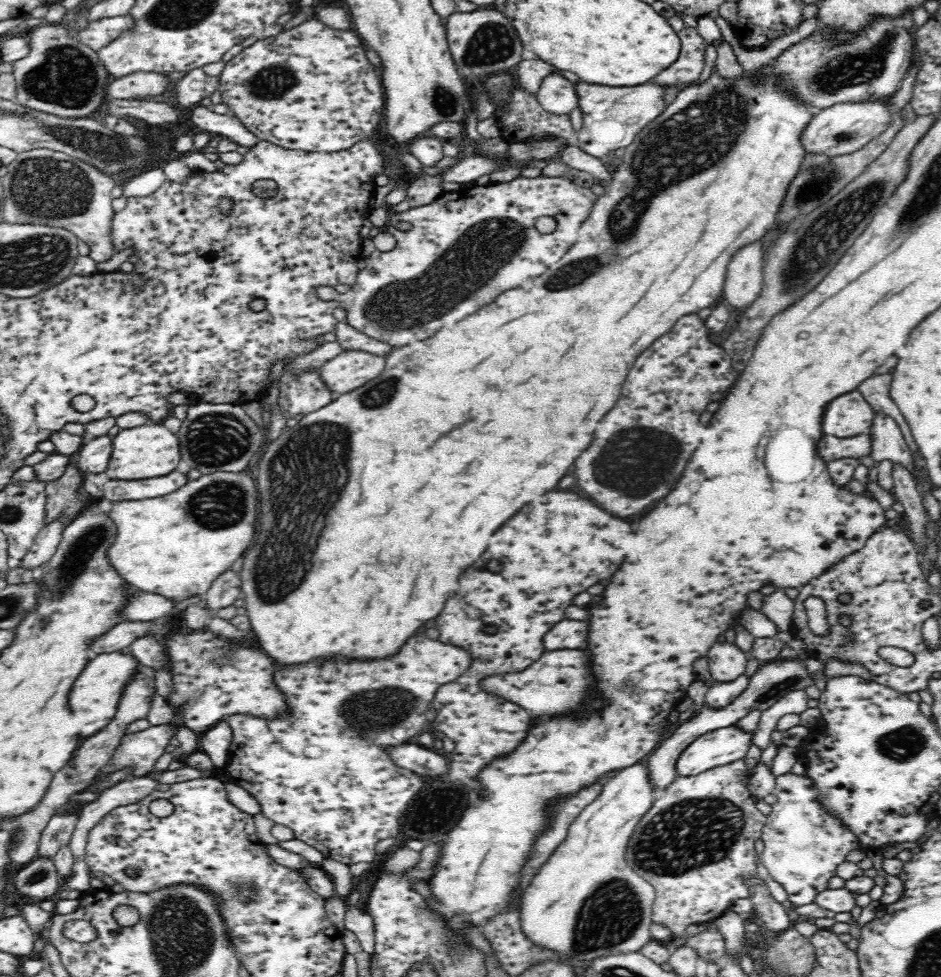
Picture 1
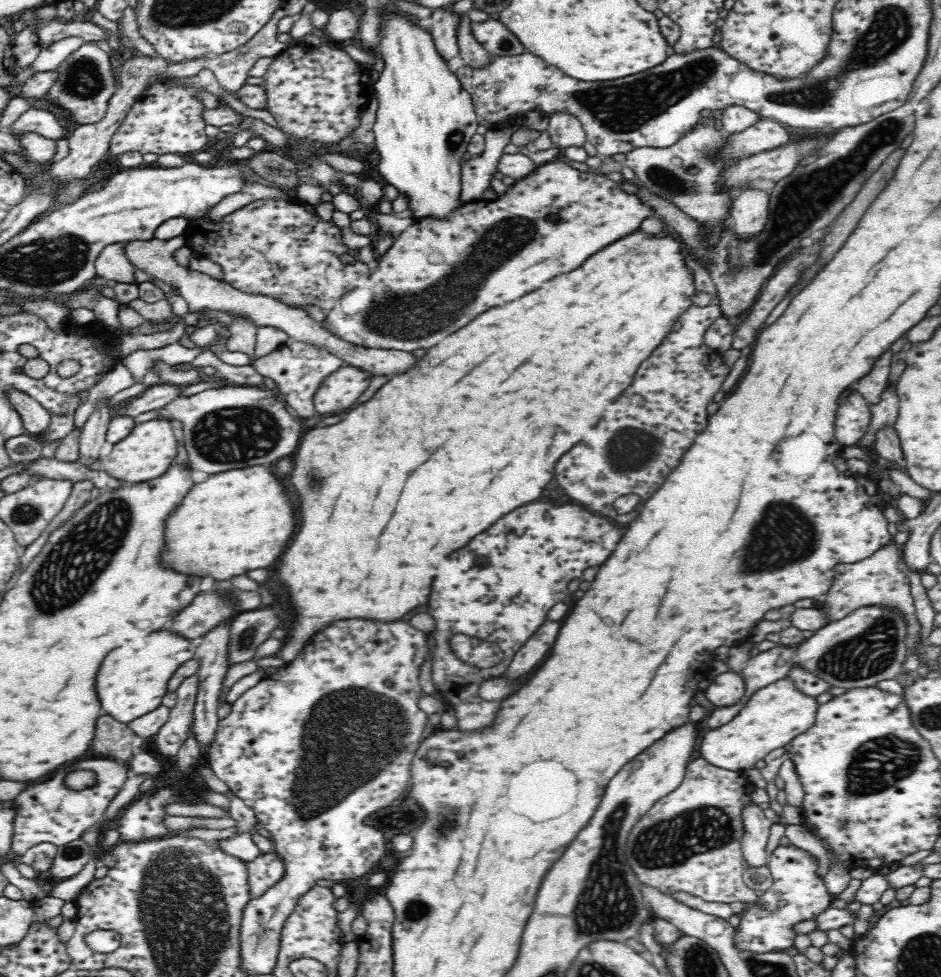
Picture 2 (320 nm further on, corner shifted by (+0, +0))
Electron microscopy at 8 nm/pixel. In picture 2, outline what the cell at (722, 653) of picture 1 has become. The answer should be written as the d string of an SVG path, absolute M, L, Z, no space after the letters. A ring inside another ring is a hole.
M727 671L725 674L713 676L710 687L704 693L715 707L731 707L744 698L745 681L737 672Z

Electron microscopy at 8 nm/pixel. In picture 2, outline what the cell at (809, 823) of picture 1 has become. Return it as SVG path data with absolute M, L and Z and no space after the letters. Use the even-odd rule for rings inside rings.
M793 844L789 847L778 845L767 860L773 876L772 886L758 896L758 901L746 905L738 914L740 921L734 930L736 948L740 951L769 953L789 950L794 946L794 939L802 934L794 926L798 922L815 919L834 900L823 878L816 874L816 862L808 851Z

